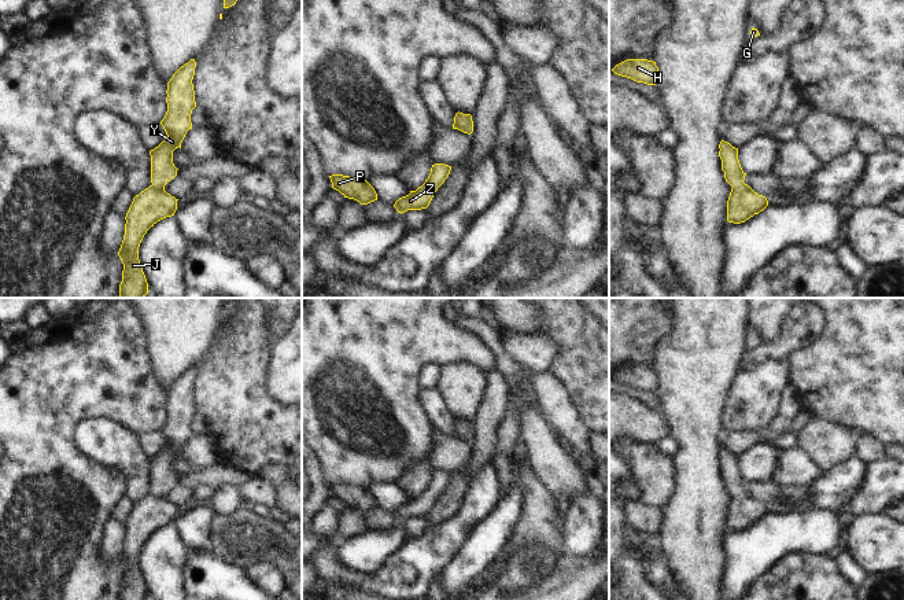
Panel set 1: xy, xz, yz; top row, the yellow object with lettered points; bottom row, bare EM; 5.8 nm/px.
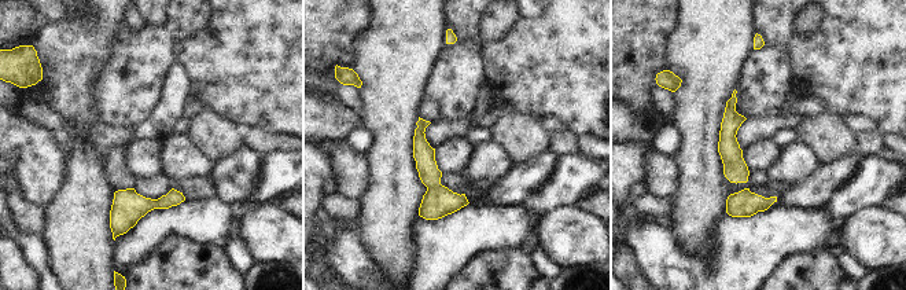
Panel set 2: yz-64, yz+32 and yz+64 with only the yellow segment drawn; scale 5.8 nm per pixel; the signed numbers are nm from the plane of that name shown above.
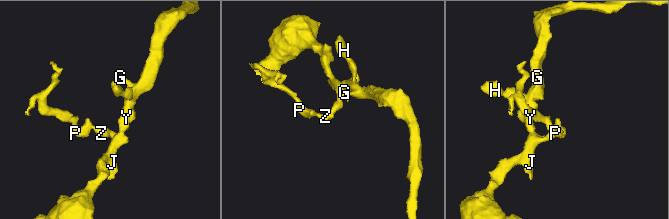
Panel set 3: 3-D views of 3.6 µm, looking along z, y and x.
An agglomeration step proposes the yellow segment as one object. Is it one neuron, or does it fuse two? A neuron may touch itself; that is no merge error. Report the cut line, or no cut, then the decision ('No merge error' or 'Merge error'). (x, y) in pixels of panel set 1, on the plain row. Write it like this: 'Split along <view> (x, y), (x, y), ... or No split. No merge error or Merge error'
No split. No merge error.

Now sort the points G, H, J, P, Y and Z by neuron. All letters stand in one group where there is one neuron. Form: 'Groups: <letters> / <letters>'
Groups: G H J P Y Z

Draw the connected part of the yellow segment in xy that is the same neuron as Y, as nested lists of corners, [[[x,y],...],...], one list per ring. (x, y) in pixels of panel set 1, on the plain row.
[[[191,367],[181,373],[167,390],[167,419],[160,428],[167,445],[151,463],[151,493],[133,505],[126,520],[125,542],[118,559],[123,571],[119,600],[148,600],[148,590],[139,567],[139,555],[147,541],[158,529],[174,523],[177,508],[165,498],[165,493],[177,483],[173,471],[173,459],[192,437],[191,422],[196,415],[193,383],[196,369]]]

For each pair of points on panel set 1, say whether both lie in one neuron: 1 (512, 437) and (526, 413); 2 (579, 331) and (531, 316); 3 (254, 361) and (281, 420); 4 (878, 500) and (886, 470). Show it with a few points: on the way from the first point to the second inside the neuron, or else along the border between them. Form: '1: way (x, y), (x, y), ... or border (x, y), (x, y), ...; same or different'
1: border (523, 393), (517, 440); different
2: border (542, 312), (542, 320), (531, 332); different
3: way (254, 376), (254, 391), (268, 405); same
4: way (878, 493), (886, 477); same

